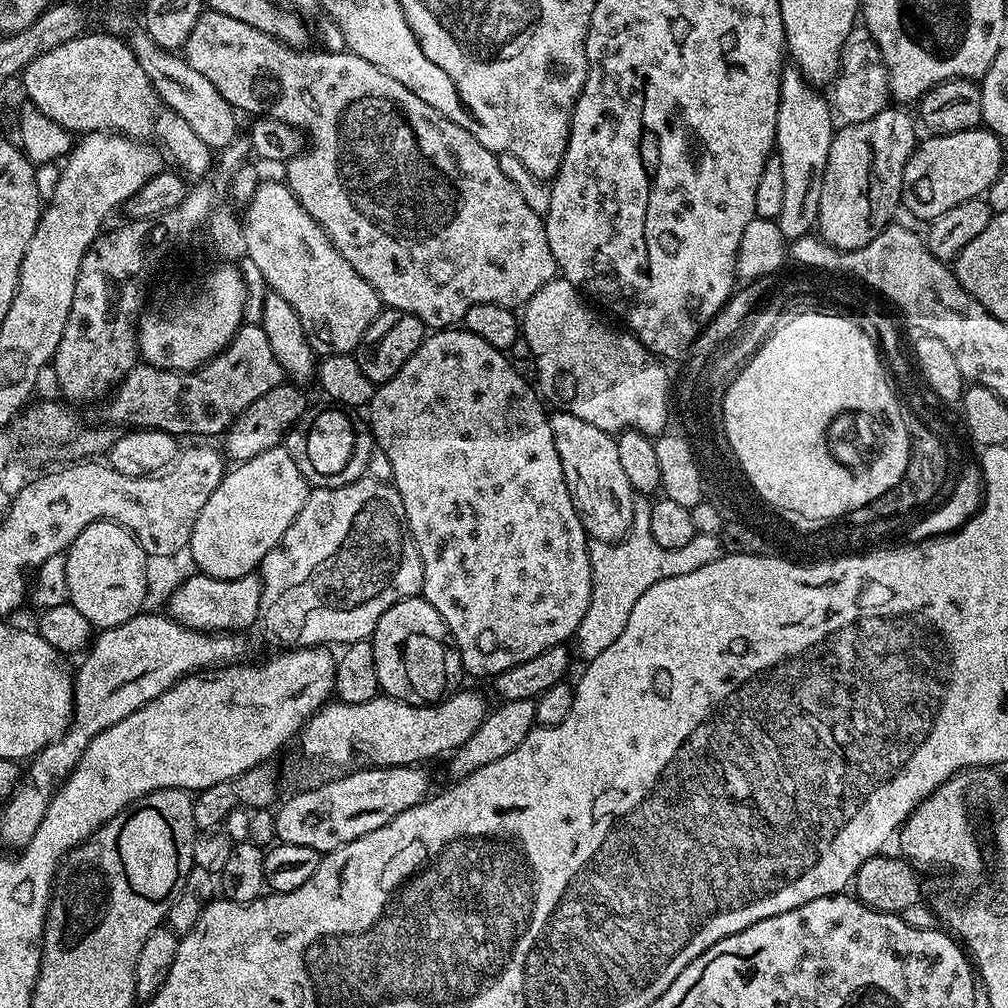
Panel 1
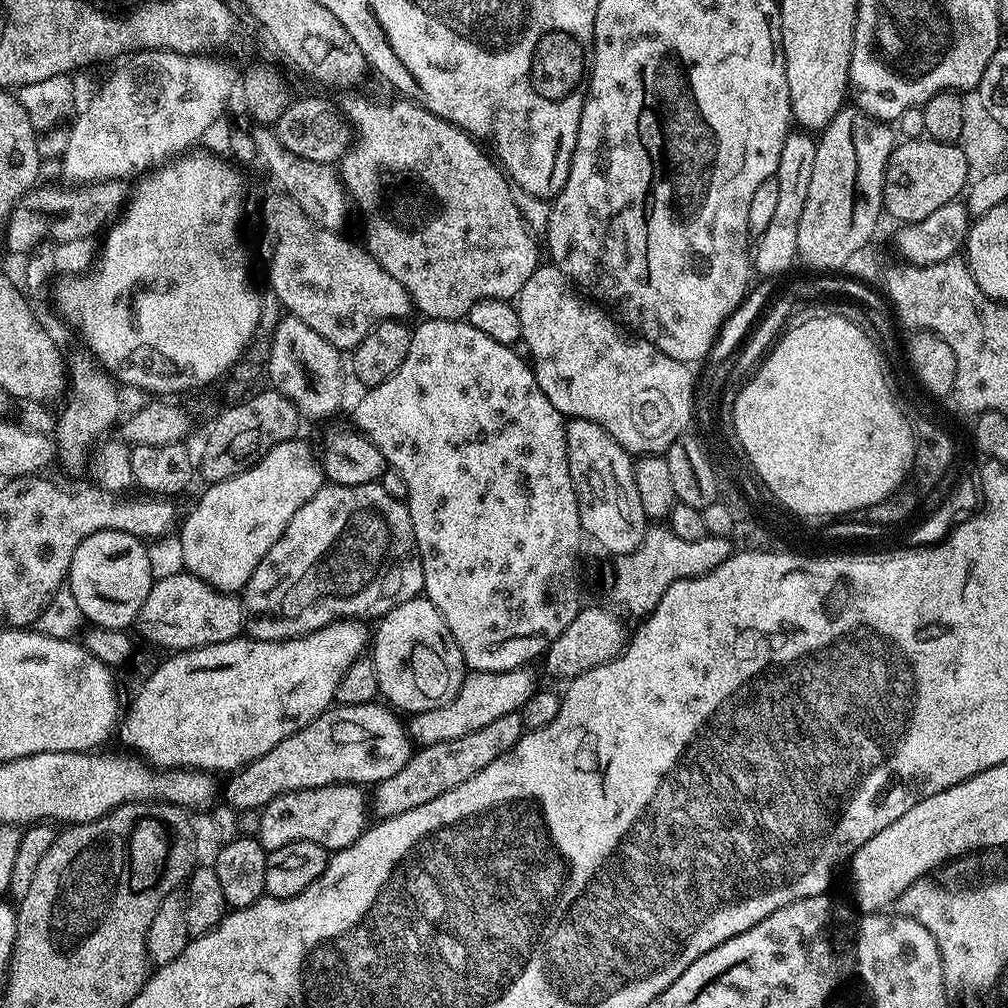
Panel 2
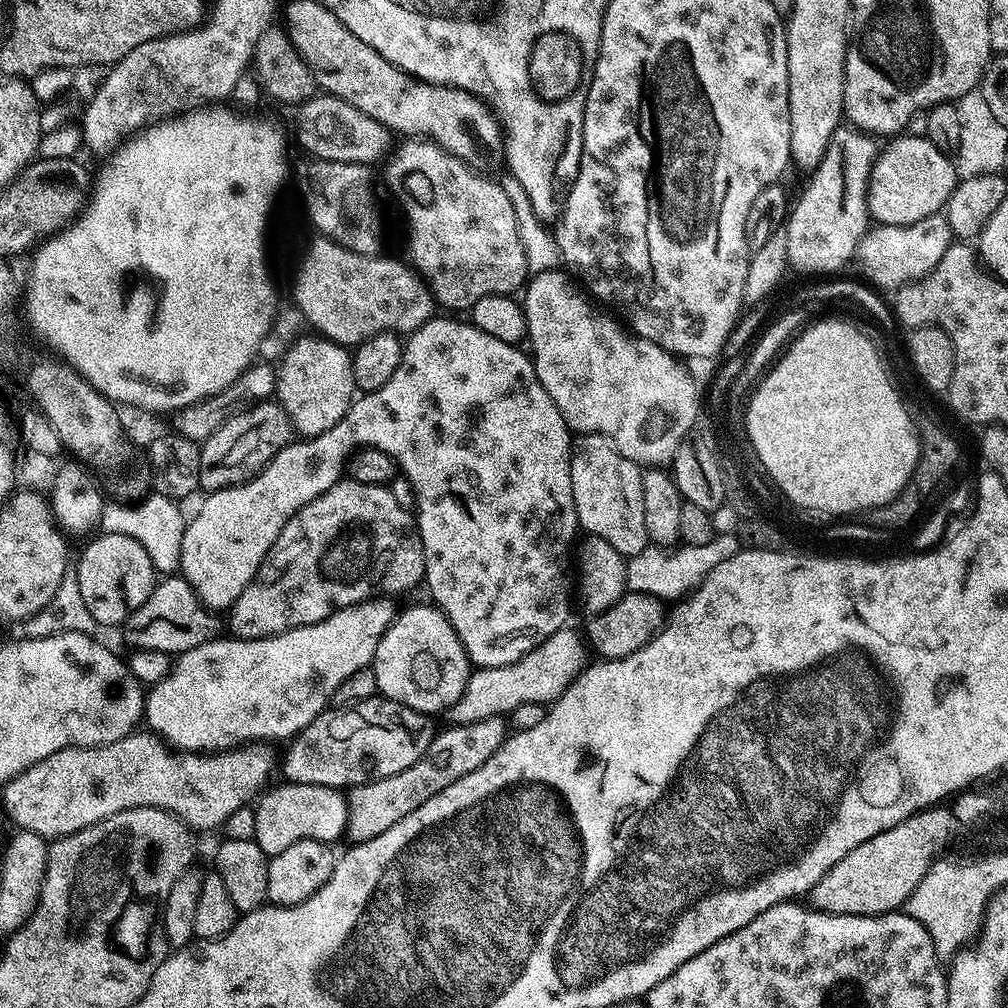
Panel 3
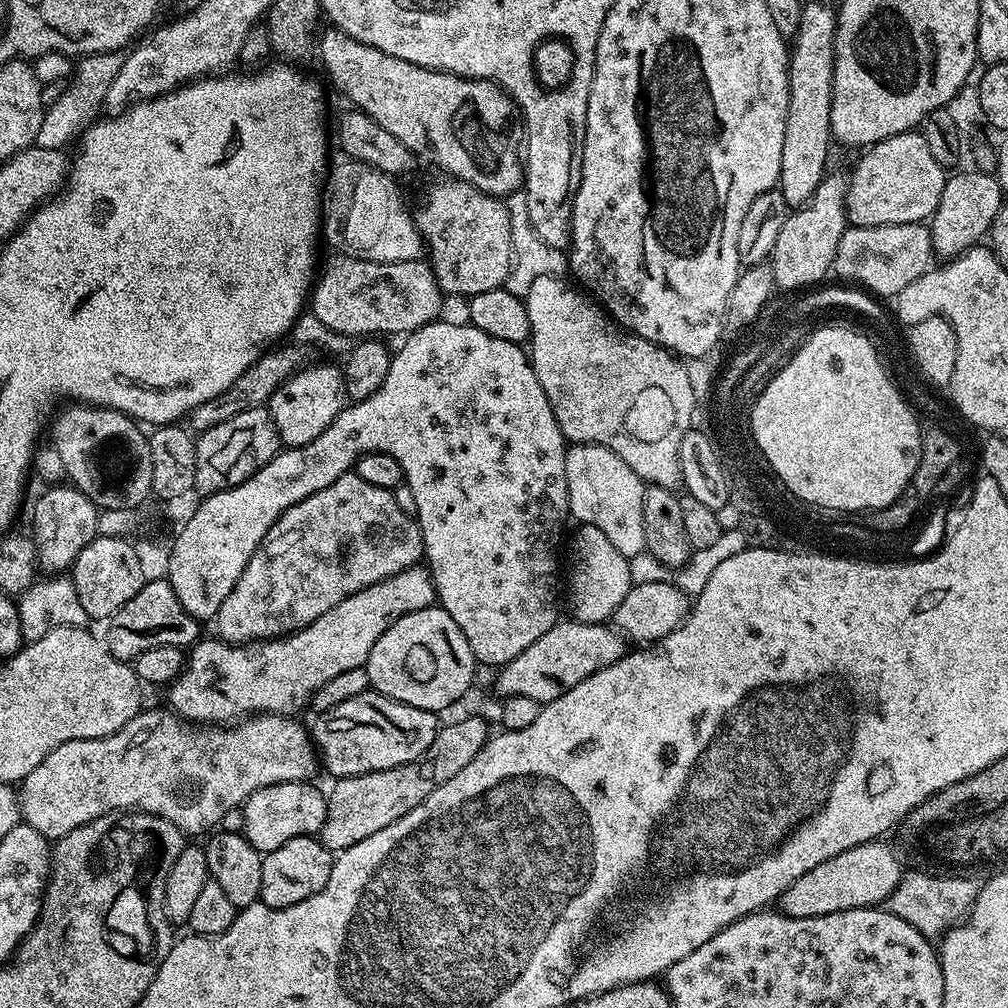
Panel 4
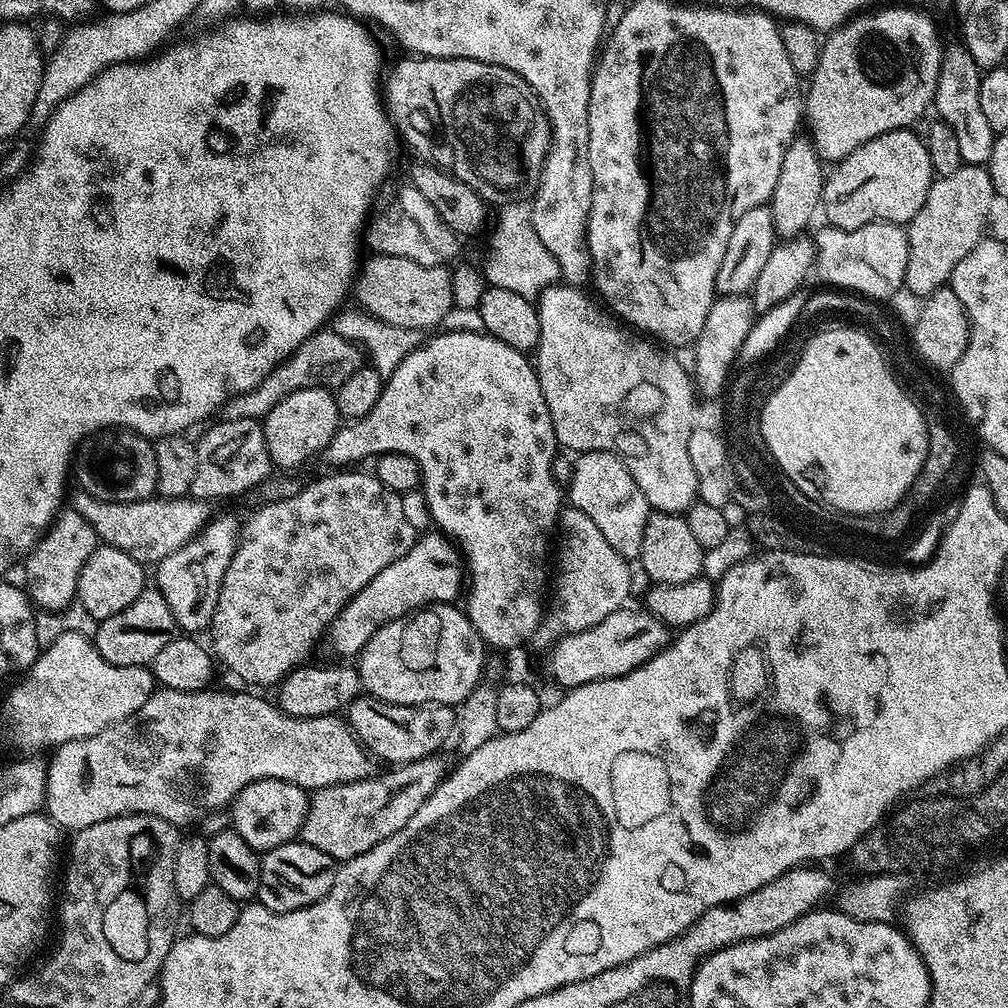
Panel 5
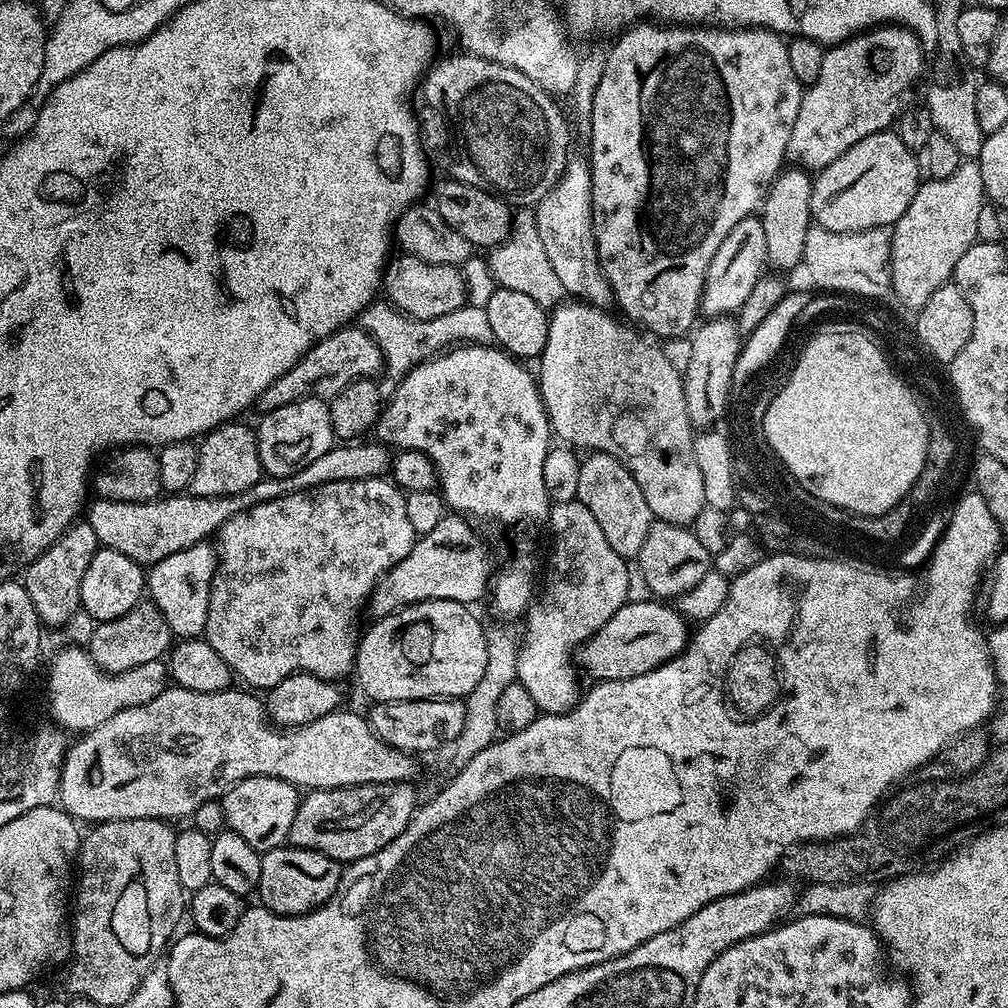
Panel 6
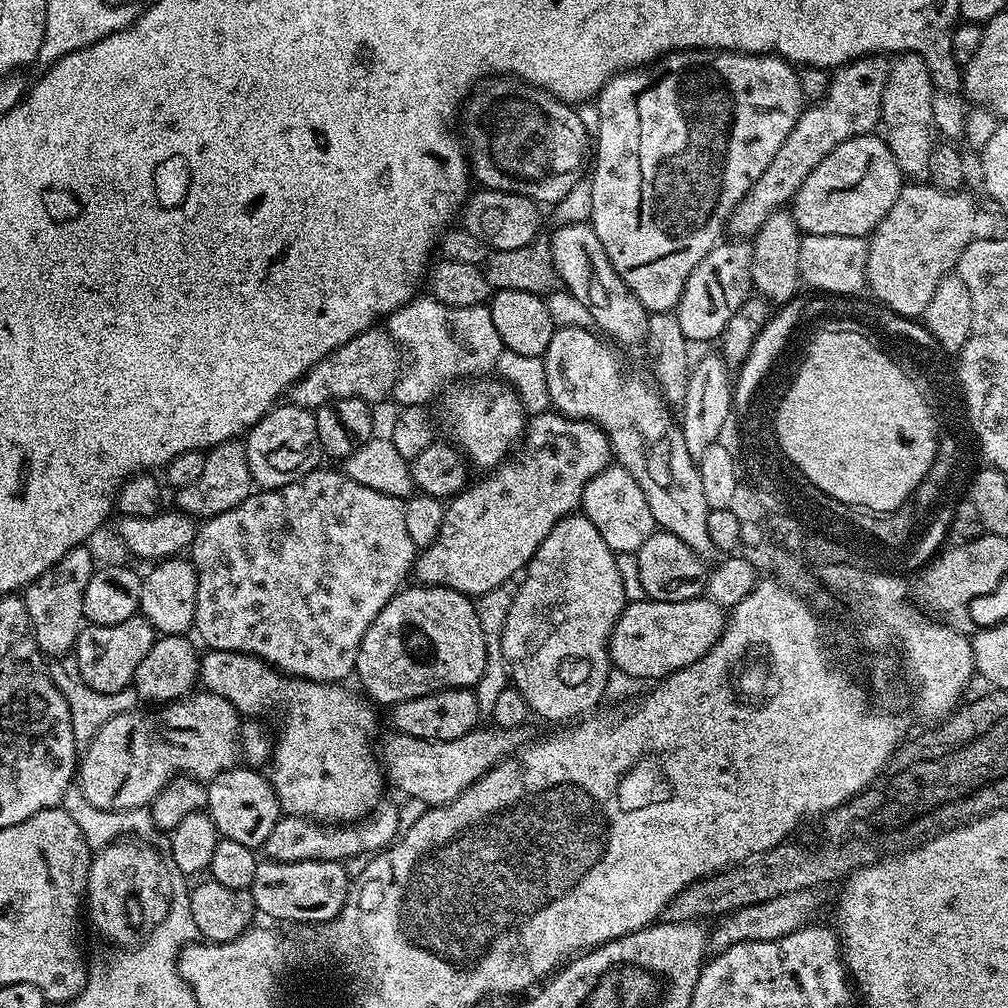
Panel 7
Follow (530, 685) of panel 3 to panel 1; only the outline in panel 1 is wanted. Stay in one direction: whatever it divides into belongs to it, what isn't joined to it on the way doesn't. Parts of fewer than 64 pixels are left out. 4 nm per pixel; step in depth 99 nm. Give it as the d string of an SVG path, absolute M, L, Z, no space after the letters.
M457 690L435 704L408 704L383 694L361 704L325 704L298 733L300 753L288 764L289 782L300 790L314 788L347 773L355 760L372 766L420 766L423 760L447 757L467 744L490 708L482 693L464 691Z

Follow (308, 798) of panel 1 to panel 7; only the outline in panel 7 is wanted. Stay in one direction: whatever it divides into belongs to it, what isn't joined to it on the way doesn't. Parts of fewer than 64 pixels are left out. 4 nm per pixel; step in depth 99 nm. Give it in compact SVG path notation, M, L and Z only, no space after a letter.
M233 766L207 781L206 787L206 811L221 837L242 842L242 846L250 846L253 850L263 849L266 838L270 838L270 830L274 830L282 815L271 779L263 771L247 766Z

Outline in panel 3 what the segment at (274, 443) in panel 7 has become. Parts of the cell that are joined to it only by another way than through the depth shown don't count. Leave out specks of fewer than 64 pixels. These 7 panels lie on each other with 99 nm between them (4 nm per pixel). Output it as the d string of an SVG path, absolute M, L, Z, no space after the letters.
M319 334L311 335L296 336L275 369L275 399L286 410L293 429L304 438L322 434L337 424L352 405L357 391L349 349Z

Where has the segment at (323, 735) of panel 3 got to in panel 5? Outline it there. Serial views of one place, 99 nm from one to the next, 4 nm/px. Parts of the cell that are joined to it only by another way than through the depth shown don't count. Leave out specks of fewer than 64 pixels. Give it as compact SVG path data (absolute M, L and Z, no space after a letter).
M362 694L348 705L346 723L365 752L377 761L389 760L389 765L399 766L439 753L443 749L440 747L451 736L453 739L458 728L458 716L446 704L391 704L376 696Z

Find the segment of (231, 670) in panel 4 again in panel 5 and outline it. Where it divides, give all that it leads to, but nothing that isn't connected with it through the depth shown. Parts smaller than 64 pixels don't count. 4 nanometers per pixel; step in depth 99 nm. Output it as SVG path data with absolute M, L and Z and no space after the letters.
M439 530L425 531L414 542L414 546L410 546L410 550L406 550L406 554L402 554L402 558L390 562L390 566L386 566L386 570L382 570L382 574L374 574L374 578L370 578L370 582L366 582L366 586L362 586L362 590L358 590L358 594L354 594L354 598L350 598L350 602L346 602L344 609L339 612L332 625L328 627L326 640L332 643L333 650L340 655L337 657L359 657L360 651L366 646L366 642L370 642L372 635L382 626L410 615L417 608L427 608L433 604L452 604L459 592L461 595L461 553L443 532Z

